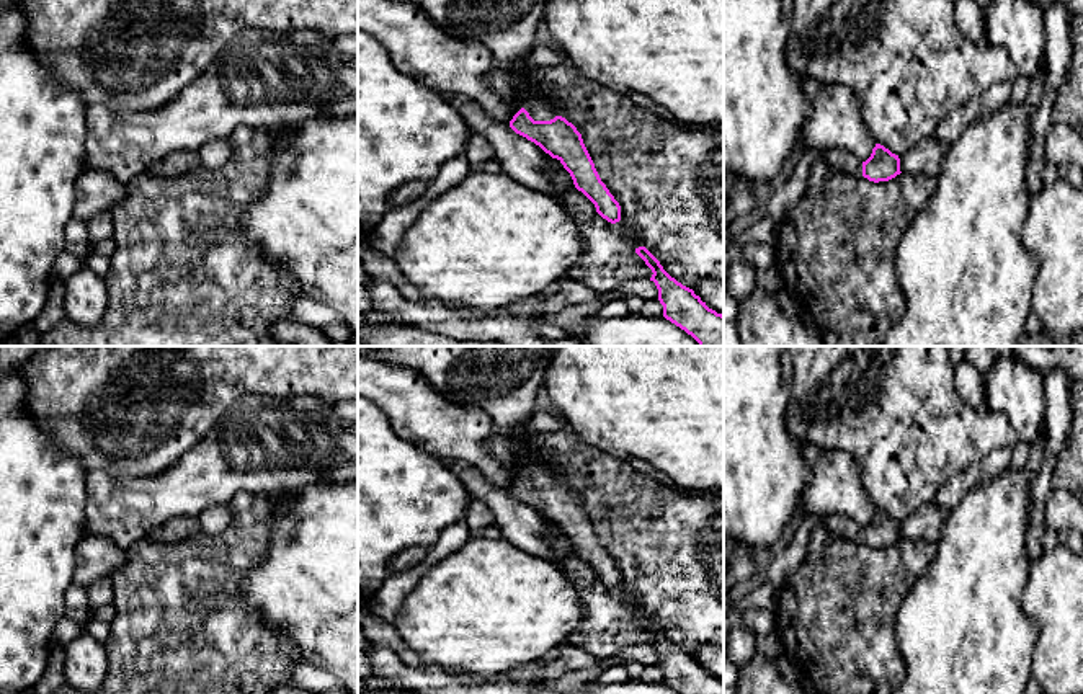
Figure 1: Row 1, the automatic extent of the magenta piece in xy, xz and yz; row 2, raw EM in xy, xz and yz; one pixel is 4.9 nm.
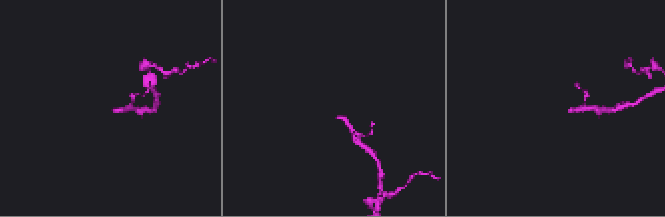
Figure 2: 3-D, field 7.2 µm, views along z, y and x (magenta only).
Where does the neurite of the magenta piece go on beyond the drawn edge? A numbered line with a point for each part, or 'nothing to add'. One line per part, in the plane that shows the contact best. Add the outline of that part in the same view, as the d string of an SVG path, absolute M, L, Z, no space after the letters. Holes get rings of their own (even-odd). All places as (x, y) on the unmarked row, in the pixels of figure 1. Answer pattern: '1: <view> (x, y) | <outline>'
1: xz (539, 476) | M529 460L523 467L523 474L534 487L550 487L557 482L555 475L542 462L536 460Z

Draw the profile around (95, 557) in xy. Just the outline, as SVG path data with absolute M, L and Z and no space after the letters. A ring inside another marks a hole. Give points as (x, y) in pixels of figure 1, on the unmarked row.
M87 536L75 549L74 583L88 586L126 563L126 550L103 536Z

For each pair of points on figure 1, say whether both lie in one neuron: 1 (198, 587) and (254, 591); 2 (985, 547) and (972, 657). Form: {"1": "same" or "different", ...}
{"1": "different", "2": "same"}

